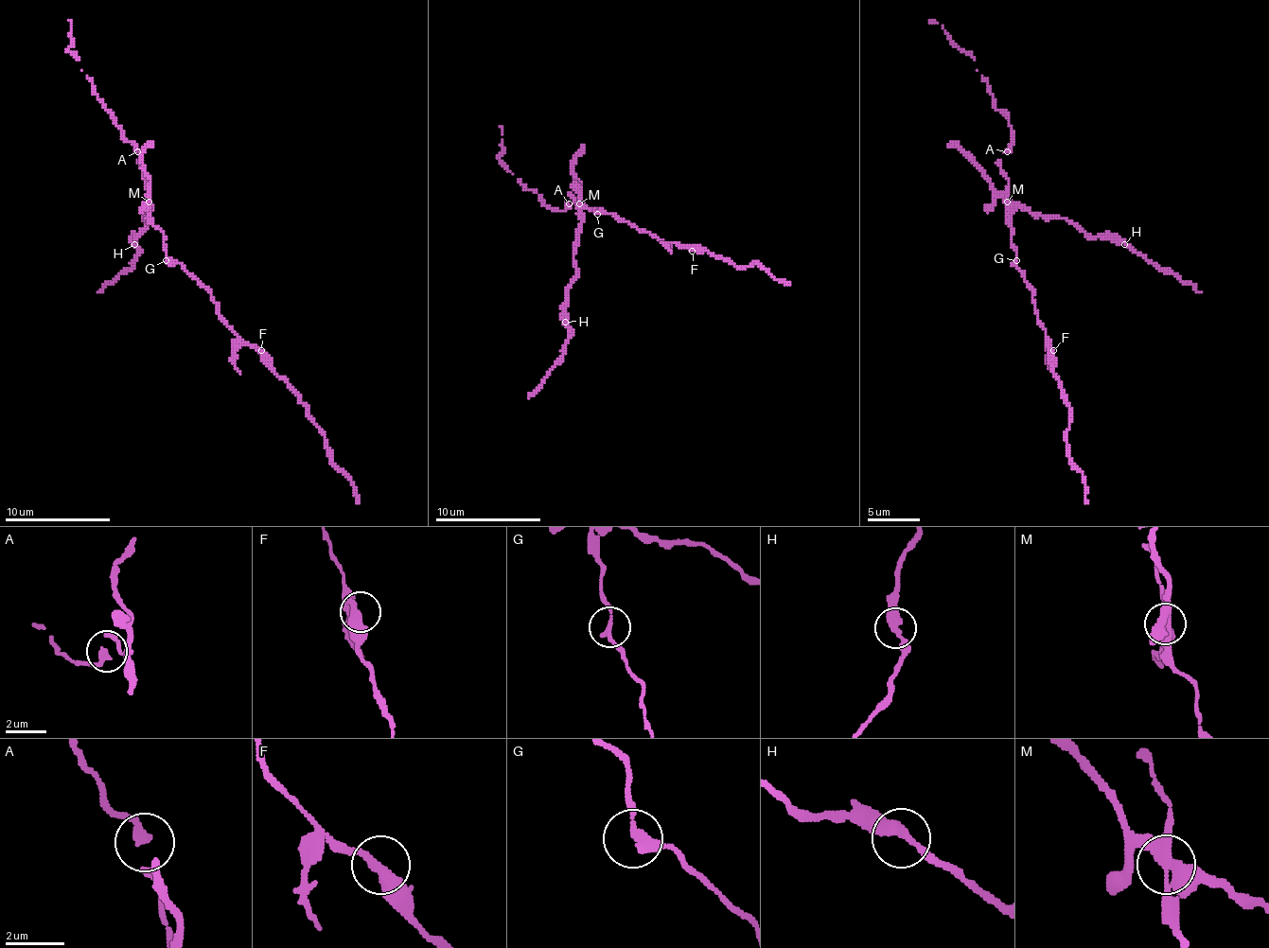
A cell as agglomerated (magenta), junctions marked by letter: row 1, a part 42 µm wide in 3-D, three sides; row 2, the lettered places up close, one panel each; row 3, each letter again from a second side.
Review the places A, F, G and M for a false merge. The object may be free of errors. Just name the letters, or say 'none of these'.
M

